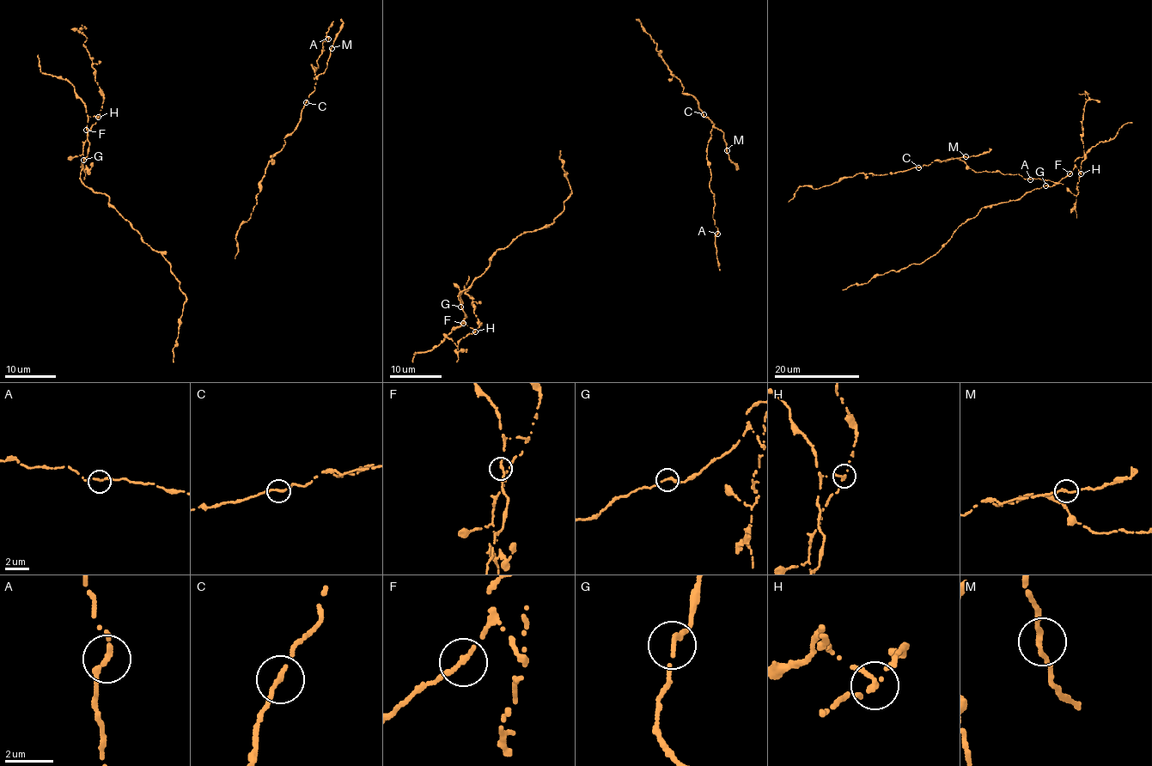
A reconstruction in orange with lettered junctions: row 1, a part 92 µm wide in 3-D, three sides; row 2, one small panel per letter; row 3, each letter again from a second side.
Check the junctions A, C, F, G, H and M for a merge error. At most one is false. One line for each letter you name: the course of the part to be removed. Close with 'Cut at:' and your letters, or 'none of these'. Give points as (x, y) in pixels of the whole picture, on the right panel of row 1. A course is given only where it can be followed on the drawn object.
H: (1081, 173), (1084, 155), (1081, 123), (1088, 94), (1078, 94)
Cut at: H

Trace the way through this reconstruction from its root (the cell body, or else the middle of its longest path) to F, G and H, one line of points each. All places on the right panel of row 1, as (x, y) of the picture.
F: (874, 274), (922, 264), (983, 207), (1015, 199), (1044, 185), (1052, 186), (1069, 173)
G: (874, 274), (922, 264), (937, 252), (958, 227), (976, 216), (983, 207), (1015, 199), (1027, 191), (1045, 185)
H: (874, 274), (925, 262), (983, 207), (1015, 199), (1044, 185), (1052, 186), (1075, 167), (1081, 173)

